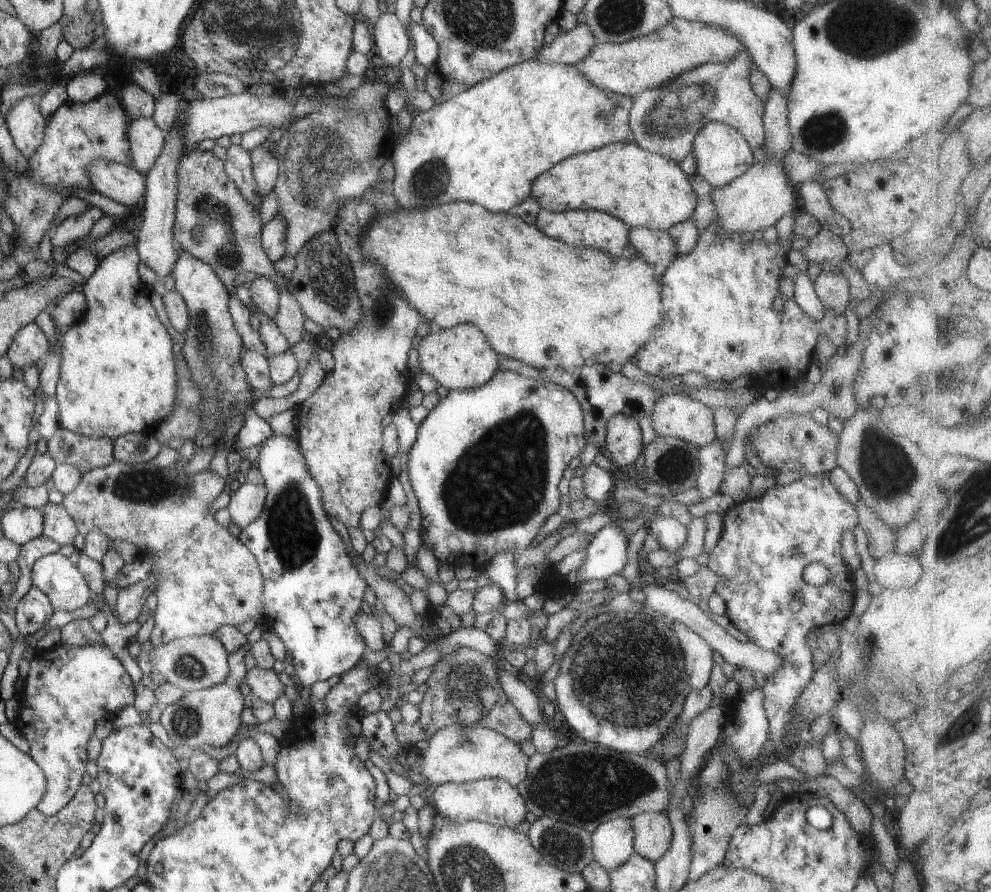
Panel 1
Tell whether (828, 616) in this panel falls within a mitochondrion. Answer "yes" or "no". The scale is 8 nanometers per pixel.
no

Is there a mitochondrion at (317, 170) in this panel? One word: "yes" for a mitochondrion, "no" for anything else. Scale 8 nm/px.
yes

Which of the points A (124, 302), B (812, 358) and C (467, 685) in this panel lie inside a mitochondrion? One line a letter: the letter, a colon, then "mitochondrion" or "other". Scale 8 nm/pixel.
A: other
B: other
C: mitochondrion

